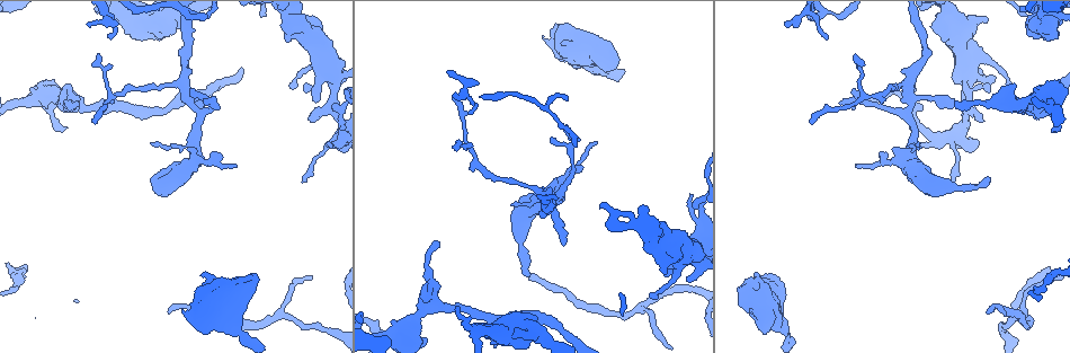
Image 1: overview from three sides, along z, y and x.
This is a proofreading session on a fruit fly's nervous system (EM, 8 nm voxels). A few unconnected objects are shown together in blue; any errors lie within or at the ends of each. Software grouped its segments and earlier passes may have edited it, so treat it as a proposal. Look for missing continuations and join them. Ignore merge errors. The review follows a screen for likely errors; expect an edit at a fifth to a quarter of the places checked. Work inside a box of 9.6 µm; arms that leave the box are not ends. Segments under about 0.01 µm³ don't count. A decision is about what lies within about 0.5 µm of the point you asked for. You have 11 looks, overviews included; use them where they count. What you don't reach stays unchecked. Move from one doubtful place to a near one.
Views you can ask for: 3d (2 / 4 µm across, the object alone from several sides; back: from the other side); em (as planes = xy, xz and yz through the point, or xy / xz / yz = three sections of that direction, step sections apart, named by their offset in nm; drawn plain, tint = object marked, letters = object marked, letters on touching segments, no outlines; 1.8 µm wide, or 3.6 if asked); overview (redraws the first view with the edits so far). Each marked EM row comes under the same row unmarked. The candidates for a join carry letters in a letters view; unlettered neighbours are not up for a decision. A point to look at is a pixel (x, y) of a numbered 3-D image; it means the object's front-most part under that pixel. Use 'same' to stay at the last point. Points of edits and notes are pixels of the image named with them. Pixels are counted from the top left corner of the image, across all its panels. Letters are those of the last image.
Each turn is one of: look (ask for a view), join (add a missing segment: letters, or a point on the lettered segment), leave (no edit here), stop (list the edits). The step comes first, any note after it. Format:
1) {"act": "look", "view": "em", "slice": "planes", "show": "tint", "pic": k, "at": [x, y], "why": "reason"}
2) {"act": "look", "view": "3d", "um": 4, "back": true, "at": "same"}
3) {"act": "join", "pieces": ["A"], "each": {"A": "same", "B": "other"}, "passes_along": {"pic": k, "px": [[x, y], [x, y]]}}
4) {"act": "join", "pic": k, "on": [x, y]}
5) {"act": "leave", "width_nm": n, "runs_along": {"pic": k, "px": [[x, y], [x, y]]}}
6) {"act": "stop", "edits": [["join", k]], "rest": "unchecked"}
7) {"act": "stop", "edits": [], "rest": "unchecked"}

{"act": "look", "view": "3d", "um": 4, "pic": 1, "at": [784, 24]}

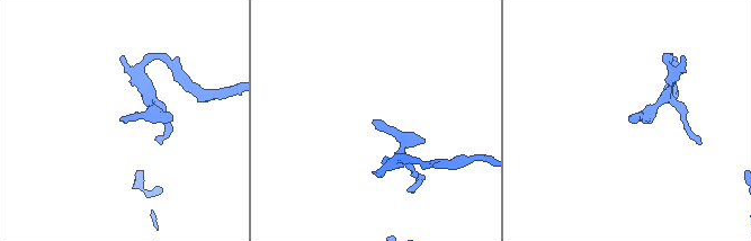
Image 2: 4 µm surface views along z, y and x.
{"act": "look", "view": "em", "um": 3.6, "slice": "planes", "show": "letters", "pic": 2, "at": [630, 116]}

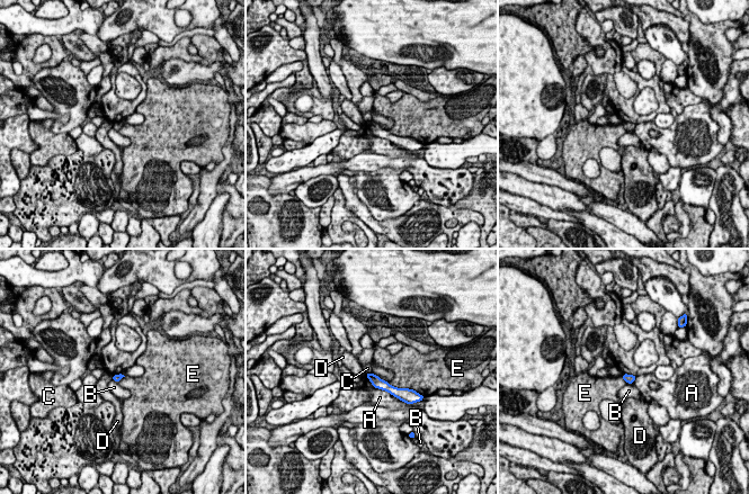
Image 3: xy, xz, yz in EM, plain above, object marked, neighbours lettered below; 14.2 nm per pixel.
{"act": "leave", "width_nm": 100, "each": {"A": "other", "B": "other", "C": "other", "D": "other", "E": "other"}, "border": {"pic": 3, "px": [[379, 377], [394, 386], [408, 388]]}, "found": "none of them fits"}

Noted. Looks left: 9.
{"act": "look", "view": "em", "slice": "planes", "show": "letters", "pic": 1, "at": [313, 101], "why": "branch stops here"}

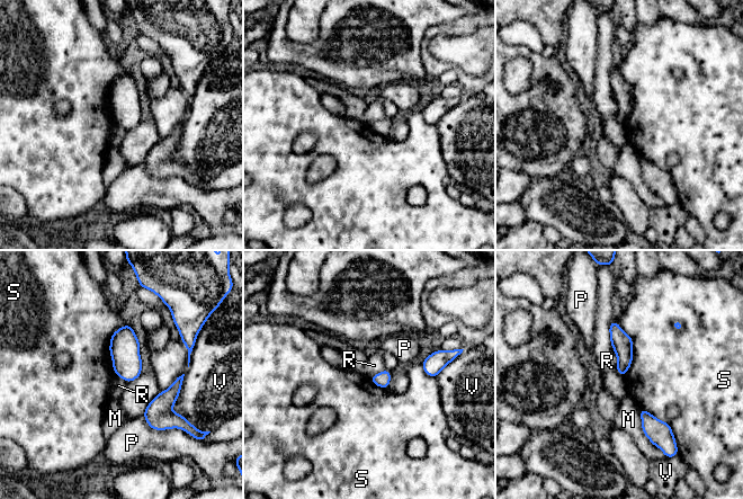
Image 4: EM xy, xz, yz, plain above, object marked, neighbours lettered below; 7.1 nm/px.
{"act": "leave", "width_nm": 110, "longest_contact_nm": ["R", 420], "each": {"M": "other", "P": "other", "R": "other", "S": "other", "V": "other"}, "found": "none of them fits"}

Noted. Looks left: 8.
{"act": "look", "view": "3d", "um": 2, "pic": 1, "at": [532, 274], "why": "free end"}

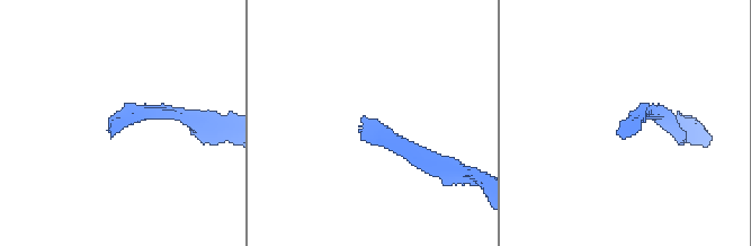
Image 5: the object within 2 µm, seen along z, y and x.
{"act": "look", "view": "em", "slice": "planes", "show": "letters", "pic": 5, "at": [632, 133]}

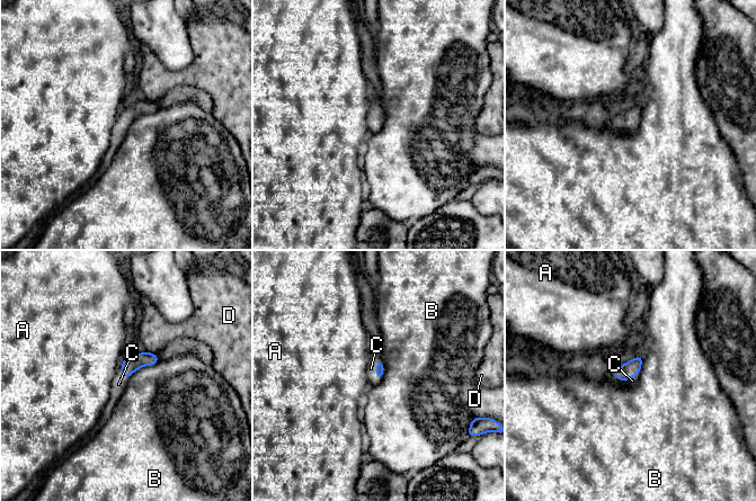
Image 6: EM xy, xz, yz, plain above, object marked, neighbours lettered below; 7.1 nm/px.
{"act": "join", "pieces": ["C"], "longest_contact_nm": ["B", 260], "each": {"A": "other", "B": "other", "C": "same", "D": "other"}, "passes_along": {"pic": 6, "px": [[629, 370], [624, 379], [632, 381]]}, "found": "it goes on there"}

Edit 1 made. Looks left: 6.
{"act": "look", "view": "3d", "um": 4, "back": true, "pic": 1, "at": [577, 46], "why": "thick turns thin"}

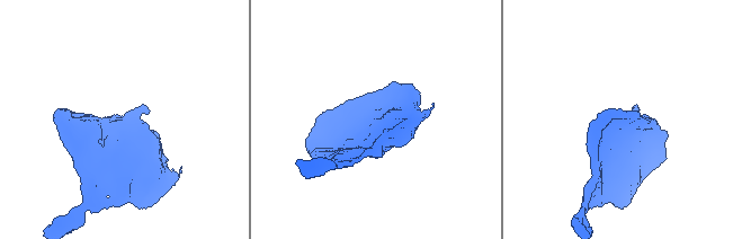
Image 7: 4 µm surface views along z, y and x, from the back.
{"act": "look", "view": "em", "um": 3.6, "slice": "planes", "show": "letters", "pic": 7, "at": [373, 122], "why": "shape alone is not enough"}

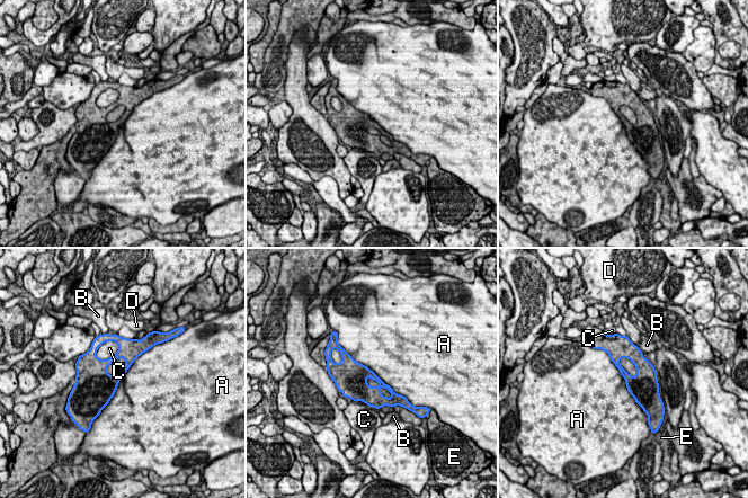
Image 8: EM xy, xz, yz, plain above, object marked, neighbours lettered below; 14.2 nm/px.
{"act": "leave", "each": {"A": "other", "B": "other", "C": "other", "D": "other", "E": "other"}, "border": {"pic": 8, "px": [[595, 348], [607, 354], [642, 409]]}, "found": "none of them fits"}

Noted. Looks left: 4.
{"act": "stop", "edits": [["join", 6]], "rest": "unchecked"}

